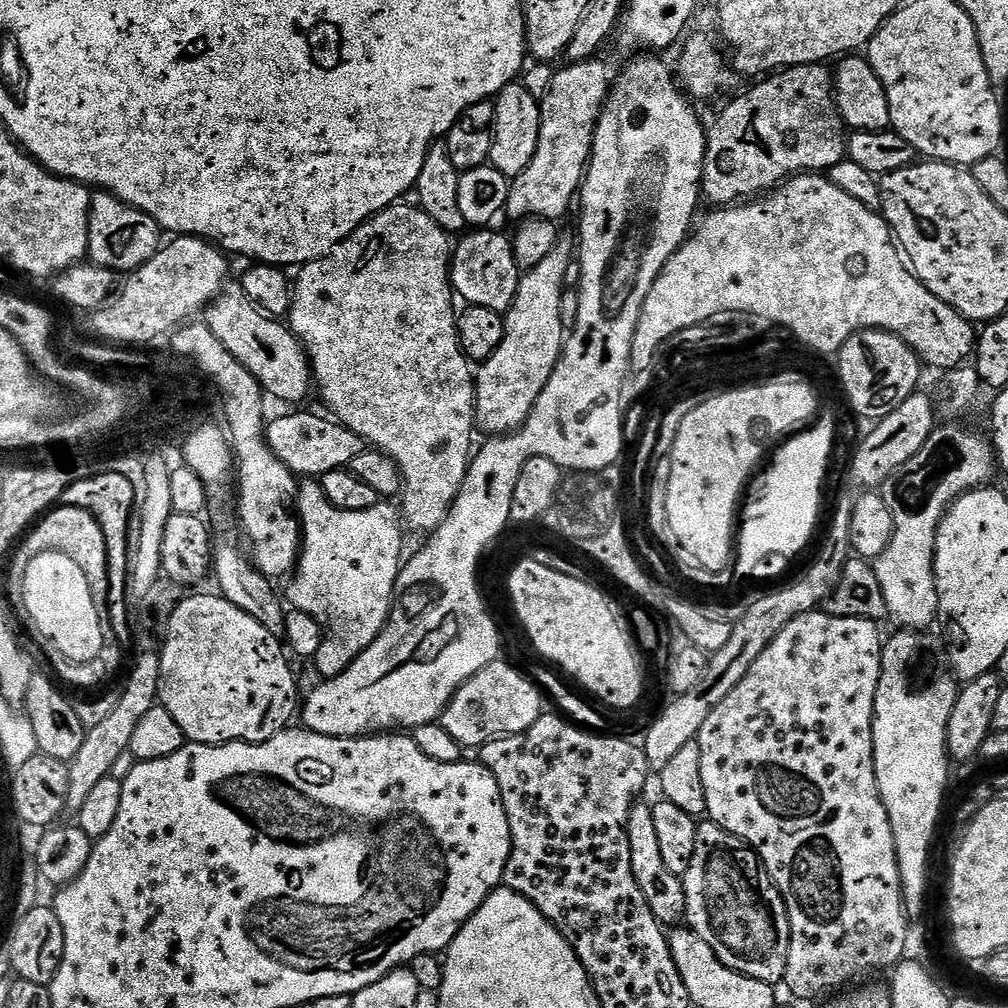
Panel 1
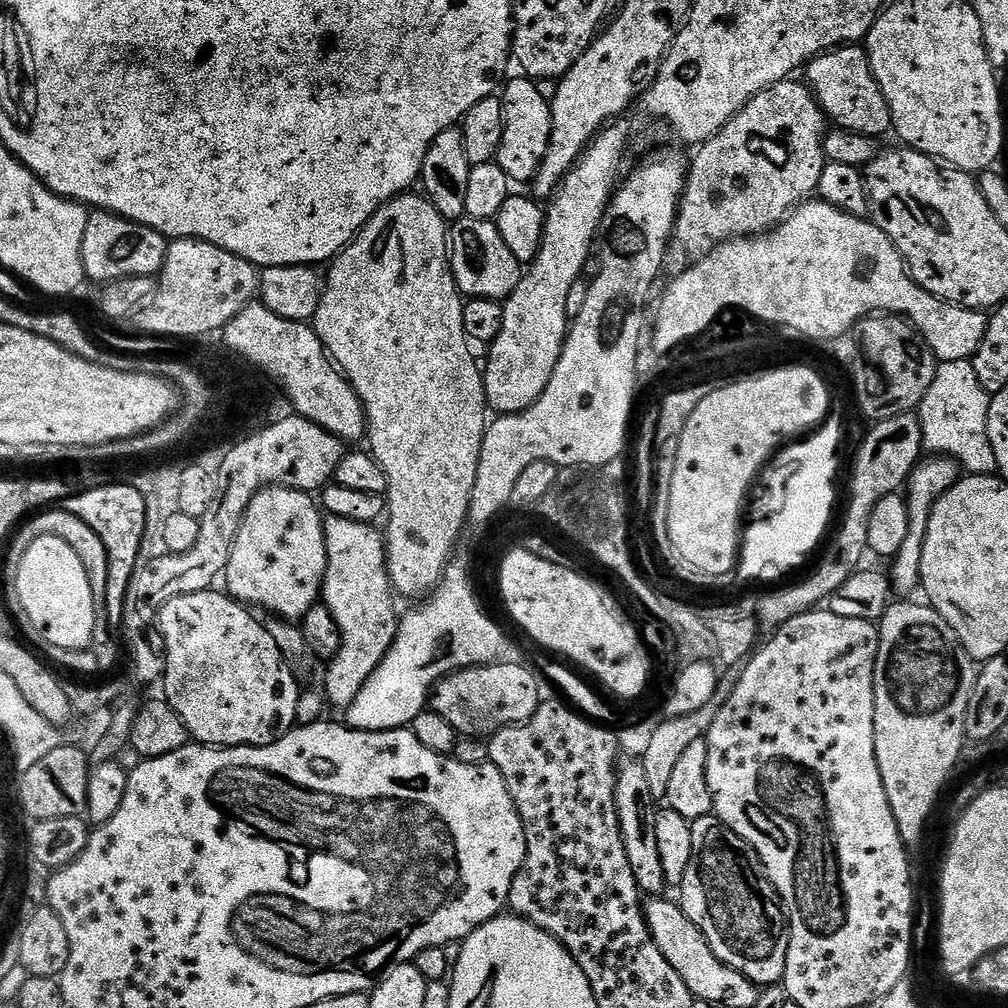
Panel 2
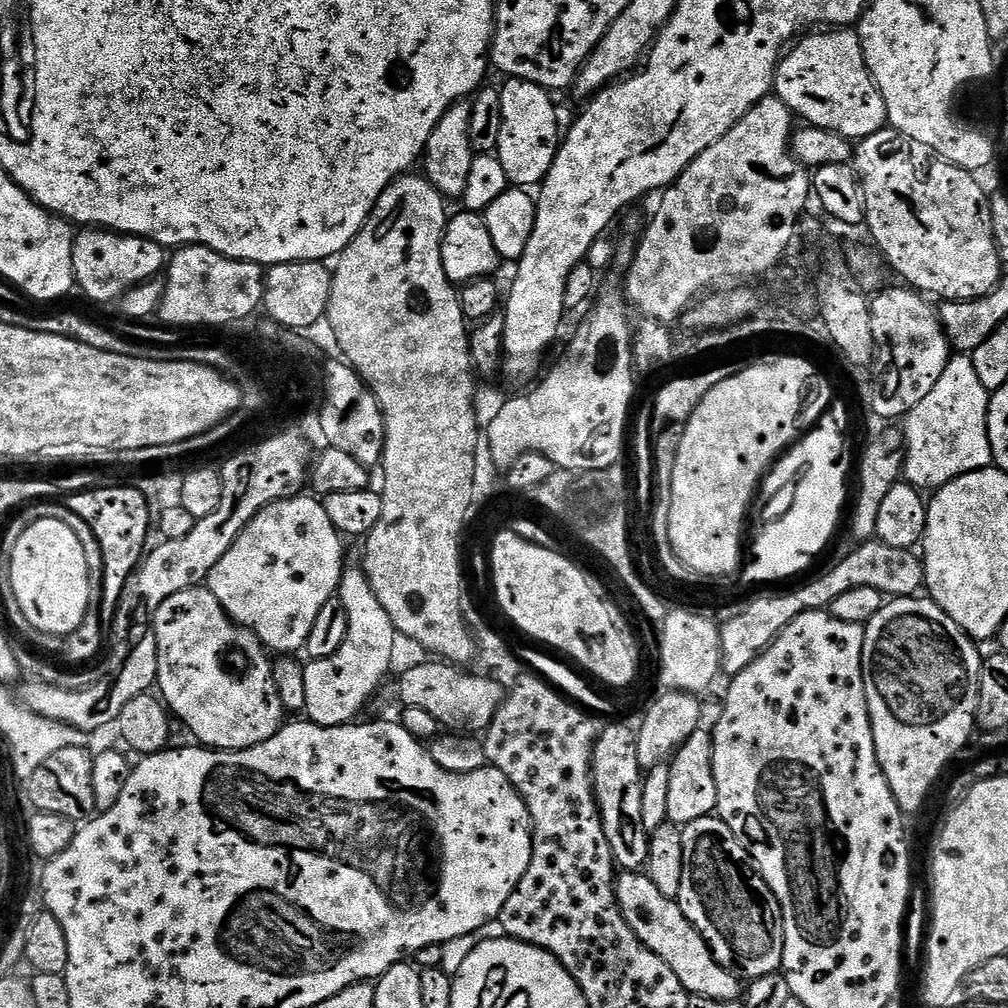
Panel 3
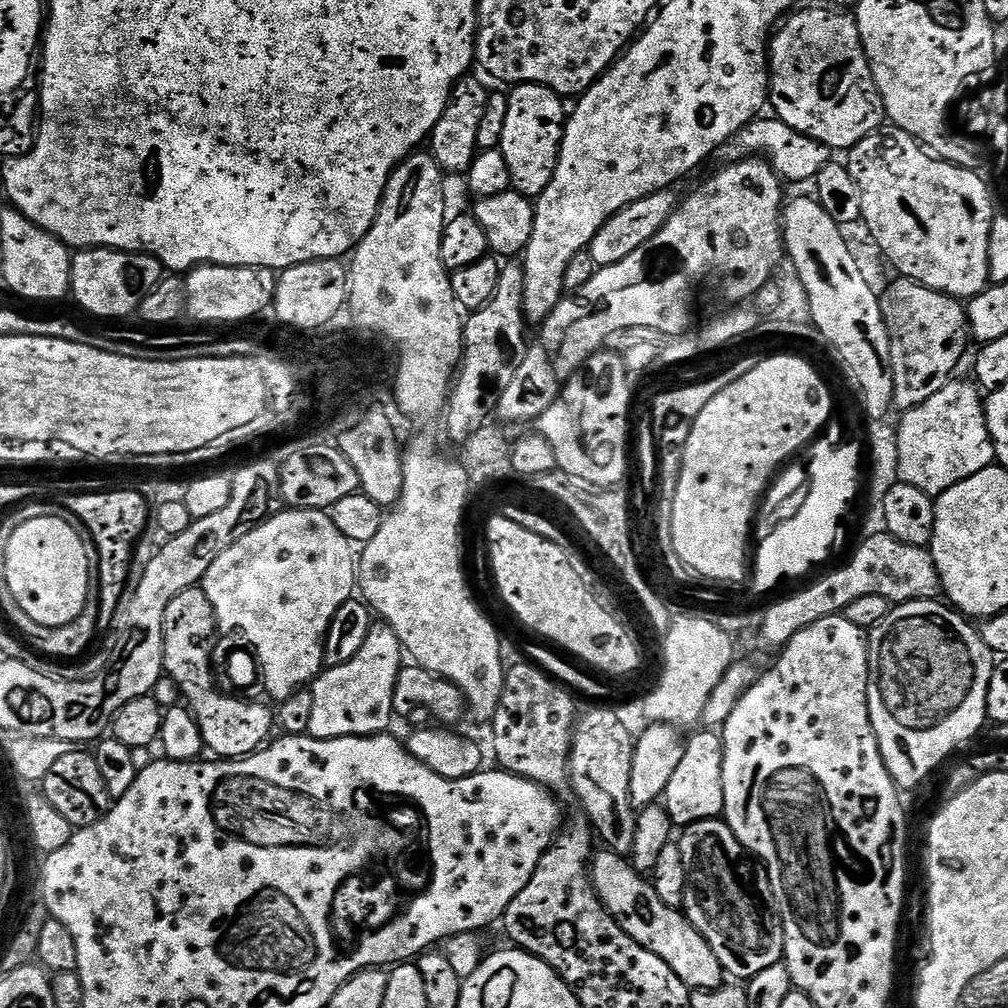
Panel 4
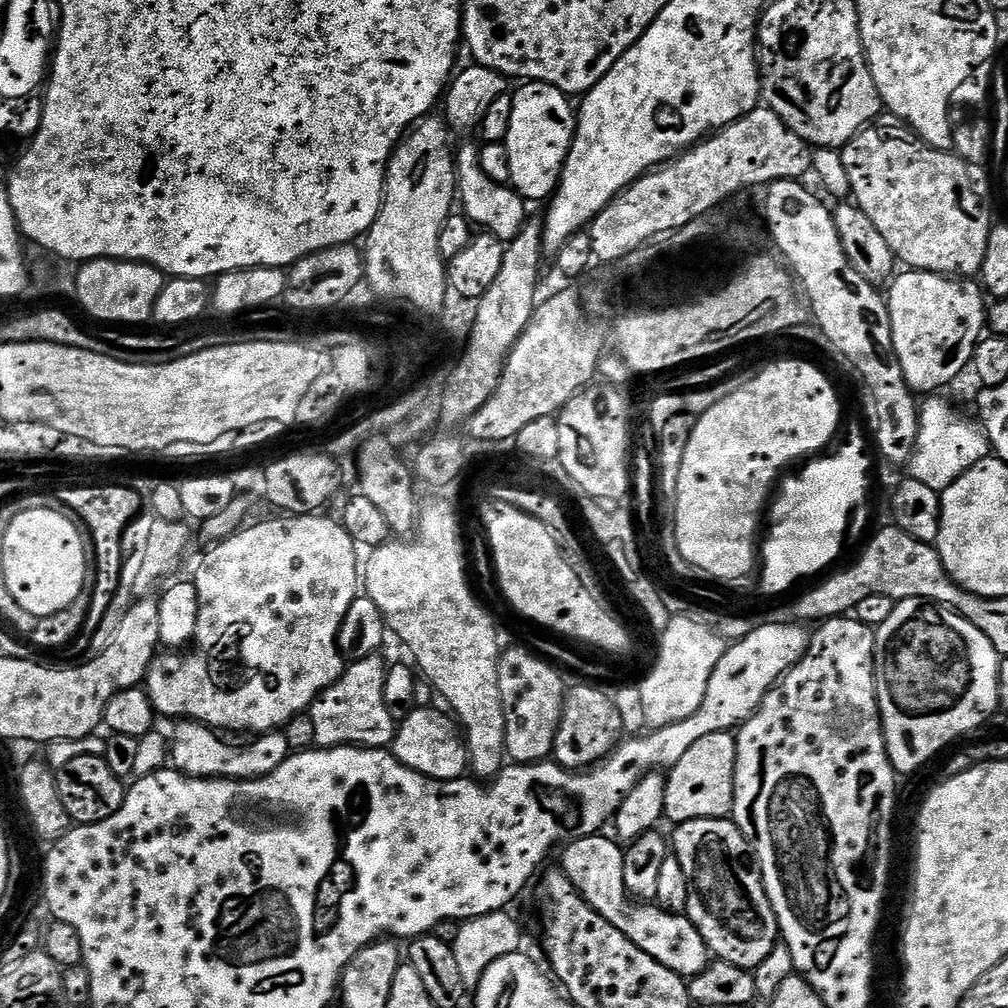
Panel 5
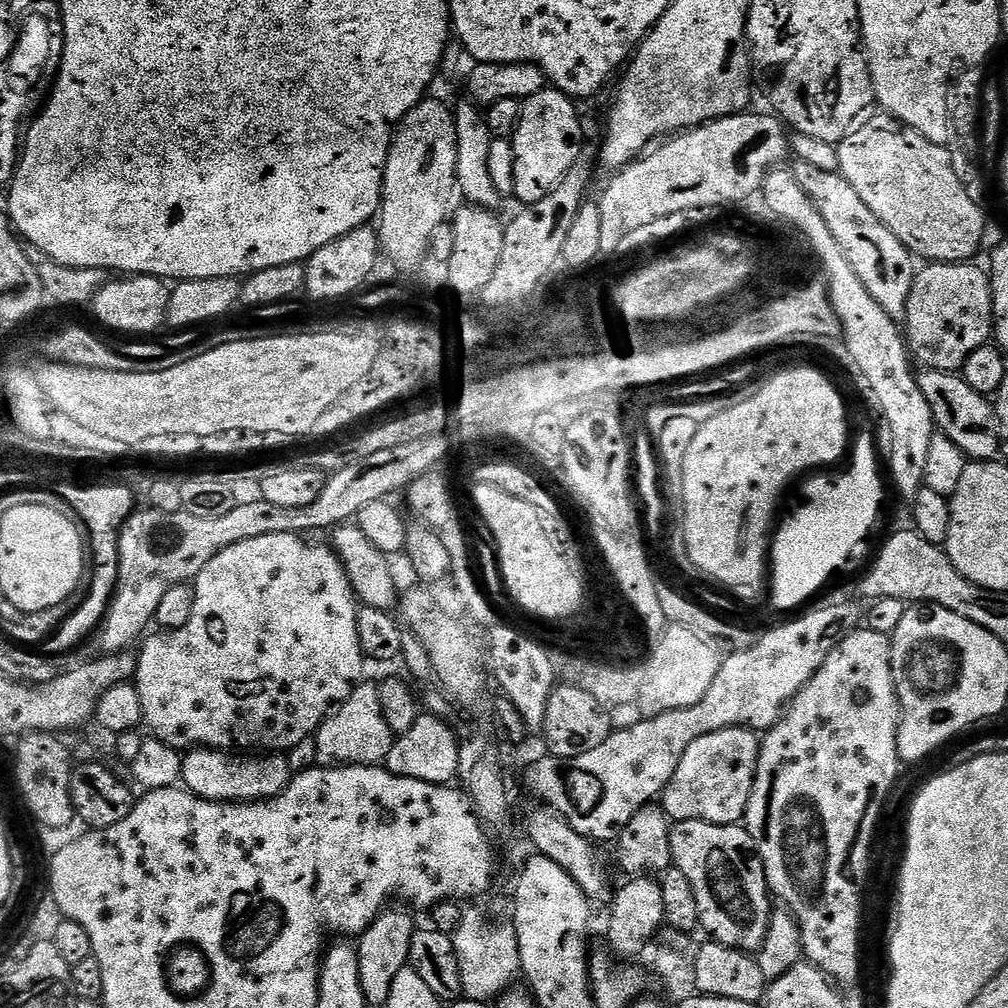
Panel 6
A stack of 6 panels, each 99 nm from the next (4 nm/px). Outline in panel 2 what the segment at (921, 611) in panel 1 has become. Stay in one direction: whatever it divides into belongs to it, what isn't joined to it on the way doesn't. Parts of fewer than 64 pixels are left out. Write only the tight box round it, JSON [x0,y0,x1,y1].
[890,455,962,593]

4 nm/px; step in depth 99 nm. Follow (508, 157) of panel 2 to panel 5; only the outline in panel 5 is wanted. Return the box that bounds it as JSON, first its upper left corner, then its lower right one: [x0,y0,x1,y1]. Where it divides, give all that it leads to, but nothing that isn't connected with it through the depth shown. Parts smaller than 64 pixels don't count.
[504,82,577,201]

